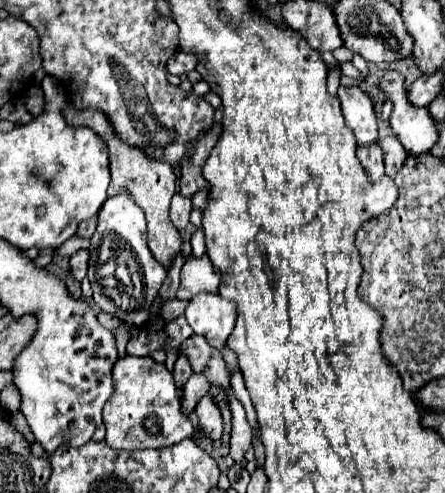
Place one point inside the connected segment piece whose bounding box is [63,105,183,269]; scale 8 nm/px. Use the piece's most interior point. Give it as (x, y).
(152, 183)

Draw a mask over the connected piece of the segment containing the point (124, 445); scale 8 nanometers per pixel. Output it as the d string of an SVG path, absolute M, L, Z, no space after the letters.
M125 355L113 365L113 383L115 391L103 409L103 423L107 427L105 443L111 449L157 449L191 437L193 425L189 417L181 415L179 391L165 365L155 363L151 357Z

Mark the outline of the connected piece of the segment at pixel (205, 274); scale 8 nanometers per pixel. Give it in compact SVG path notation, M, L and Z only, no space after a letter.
M193 255L187 257L181 269L181 285L177 291L177 299L193 299L197 293L217 293L221 283L219 269L213 267L211 259L205 255L195 259Z

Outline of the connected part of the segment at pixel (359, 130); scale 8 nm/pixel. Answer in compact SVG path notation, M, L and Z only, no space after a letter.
M339 87L339 101L345 123L357 137L357 145L371 145L377 141L377 117L373 103L359 87Z

